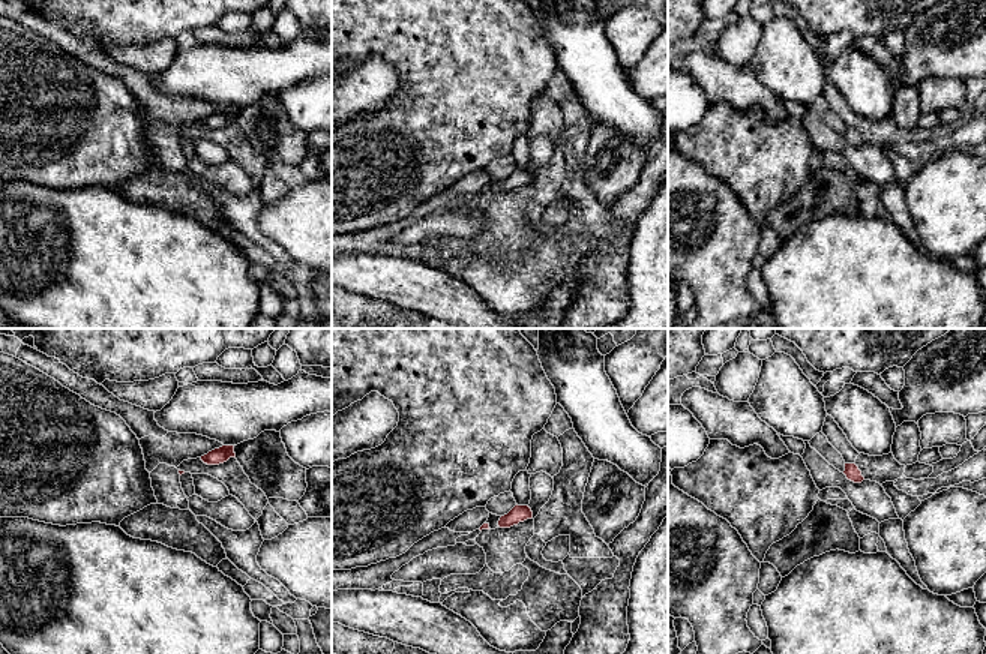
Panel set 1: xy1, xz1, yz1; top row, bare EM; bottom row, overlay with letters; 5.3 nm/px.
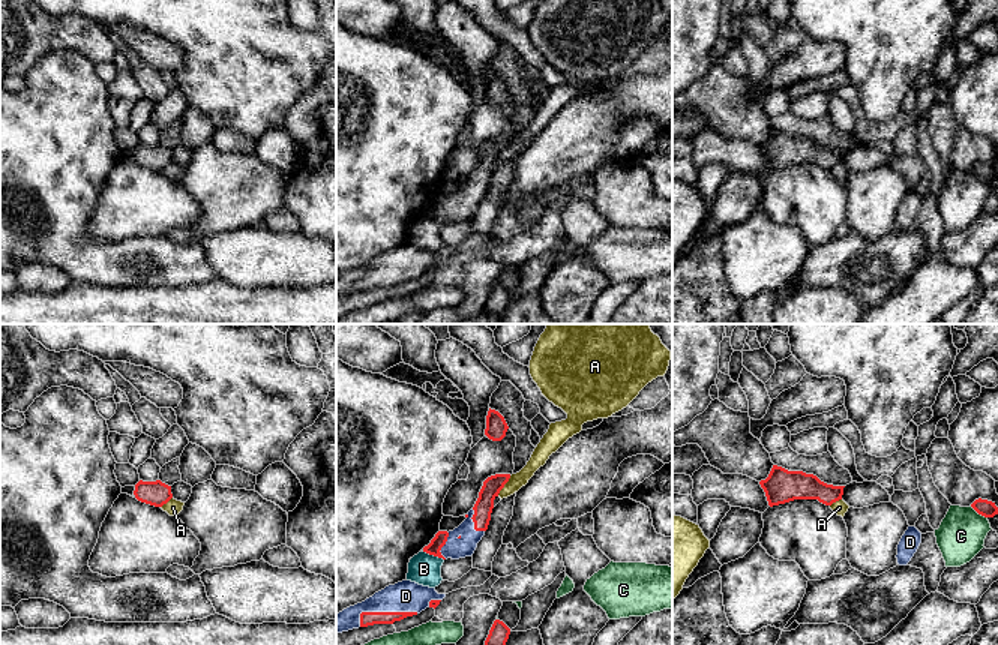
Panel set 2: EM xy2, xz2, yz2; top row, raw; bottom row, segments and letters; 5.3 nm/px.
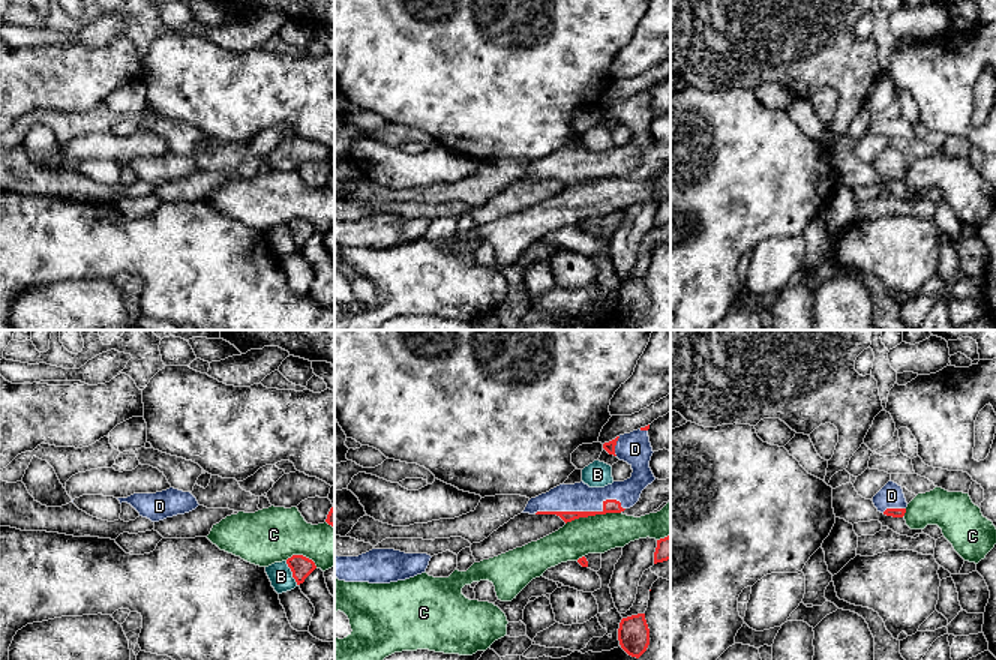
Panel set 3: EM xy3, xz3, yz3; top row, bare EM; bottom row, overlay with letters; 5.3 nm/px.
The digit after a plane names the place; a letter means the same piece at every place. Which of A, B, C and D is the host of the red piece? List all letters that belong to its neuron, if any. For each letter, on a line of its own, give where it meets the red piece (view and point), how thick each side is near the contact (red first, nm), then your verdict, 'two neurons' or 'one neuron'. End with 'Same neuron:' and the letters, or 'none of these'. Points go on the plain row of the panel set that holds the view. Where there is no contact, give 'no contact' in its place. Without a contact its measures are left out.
A: xz2 (503, 150) | 100/90 nm | two neurons
B: xy3 (293, 237) | 120/130 nm | two neurons
C: xz3 (593, 179) | 80/200 nm | two neurons
D: xz3 (582, 176) | 80/160 nm | one neuron
Same neuron: D

